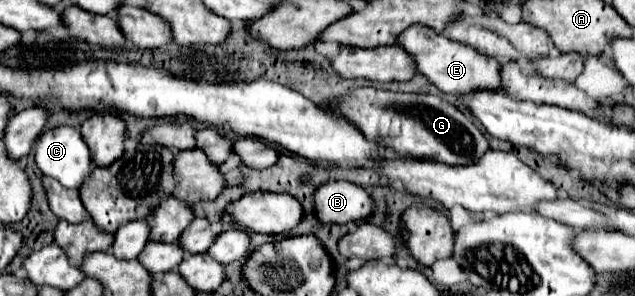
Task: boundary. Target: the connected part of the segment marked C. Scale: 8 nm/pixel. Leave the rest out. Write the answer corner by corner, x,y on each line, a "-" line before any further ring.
55,127
49,131
43,131
37,141
35,141
35,163
41,169
43,175
57,179
61,185
65,187
75,187
79,189
83,179
91,175
91,171
95,169
95,163
91,161
91,153
79,133
79,129
75,127

